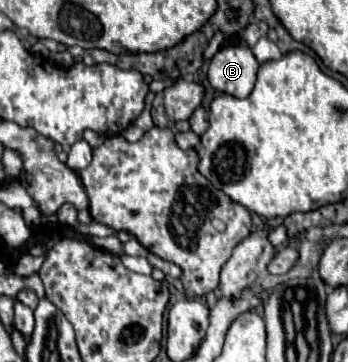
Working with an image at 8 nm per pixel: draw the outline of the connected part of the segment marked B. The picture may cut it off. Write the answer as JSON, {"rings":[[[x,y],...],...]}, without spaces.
{"rings":[[[225,46],[211,58],[207,80],[217,92],[247,98],[253,90],[257,70],[259,62],[247,46]]]}

